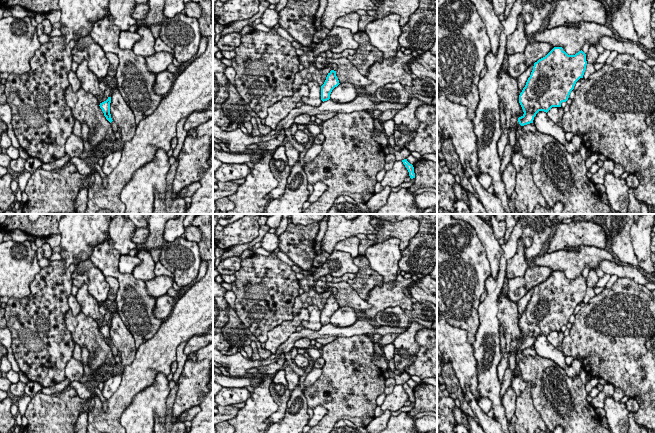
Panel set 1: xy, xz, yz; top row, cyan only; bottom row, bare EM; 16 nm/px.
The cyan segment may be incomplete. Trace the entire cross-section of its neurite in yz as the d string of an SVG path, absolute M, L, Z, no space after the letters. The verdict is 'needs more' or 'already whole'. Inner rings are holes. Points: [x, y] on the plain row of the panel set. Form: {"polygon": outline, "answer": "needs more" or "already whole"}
{"polygon": "M554 271L545 281L534 287L531 299L519 319L519 327L524 338L519 342L513 340L510 346L508 367L513 372L513 376L517 367L516 355L518 350L533 347L534 341L539 335L547 337L552 331L561 331L561 327L568 324L576 306L583 302L586 289L586 278L582 274L575 279L568 279L562 271Z", "answer": "needs more"}

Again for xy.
{"polygon": "M108 321L108 323L104 326L100 327L99 330L102 333L106 343L111 347L113 344L112 344L111 338L110 338L110 327L111 327L111 321Z", "answer": "already whole"}

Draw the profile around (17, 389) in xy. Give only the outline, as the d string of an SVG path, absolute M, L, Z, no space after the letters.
M19 381L17 383L13 383L10 386L9 392L17 397L22 397L23 395L25 395L24 391L25 391L25 386L26 384Z

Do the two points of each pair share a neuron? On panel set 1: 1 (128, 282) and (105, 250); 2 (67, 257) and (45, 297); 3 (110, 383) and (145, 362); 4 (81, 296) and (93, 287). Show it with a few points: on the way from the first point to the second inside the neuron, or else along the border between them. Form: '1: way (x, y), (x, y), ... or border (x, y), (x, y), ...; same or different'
1: way (119, 276), (109, 266), (106, 259); same
2: border (61, 259), (65, 268), (72, 264), (76, 268); different
3: border (123, 372), (120, 385), (109, 397); different
4: border (83, 283), (98, 303); different

